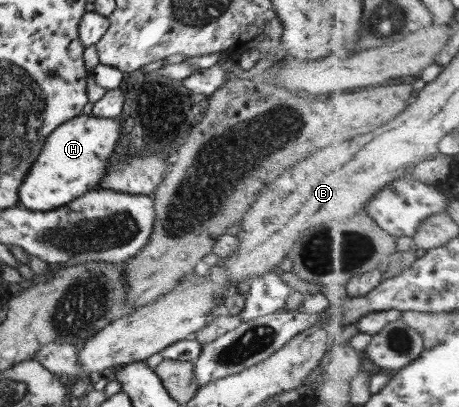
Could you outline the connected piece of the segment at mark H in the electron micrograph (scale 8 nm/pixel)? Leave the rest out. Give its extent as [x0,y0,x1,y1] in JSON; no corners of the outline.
[18,114,119,212]

